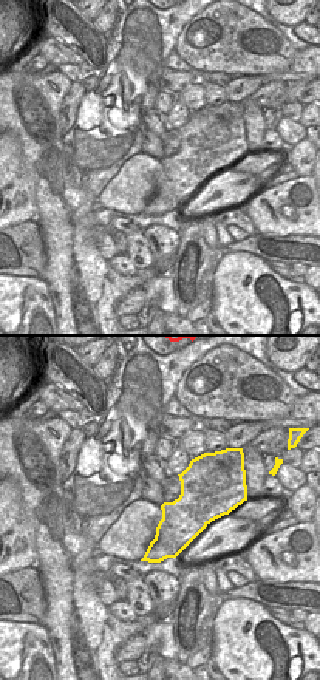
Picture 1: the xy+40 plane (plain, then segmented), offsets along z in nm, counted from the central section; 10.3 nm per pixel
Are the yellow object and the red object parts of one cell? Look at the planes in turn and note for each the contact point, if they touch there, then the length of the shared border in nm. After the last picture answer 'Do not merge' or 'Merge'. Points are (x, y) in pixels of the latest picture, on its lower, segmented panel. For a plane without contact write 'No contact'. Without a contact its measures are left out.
No contact

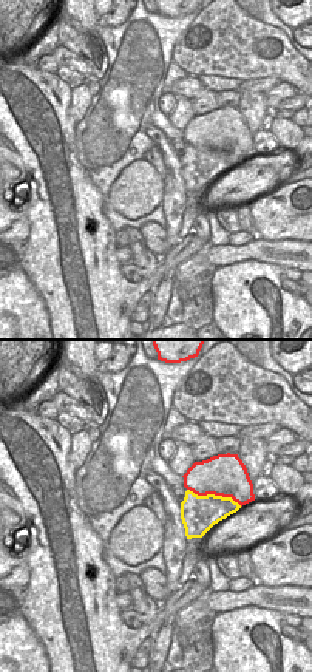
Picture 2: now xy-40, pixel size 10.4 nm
Touches yellow at (213, 495). Shared border 600 nm

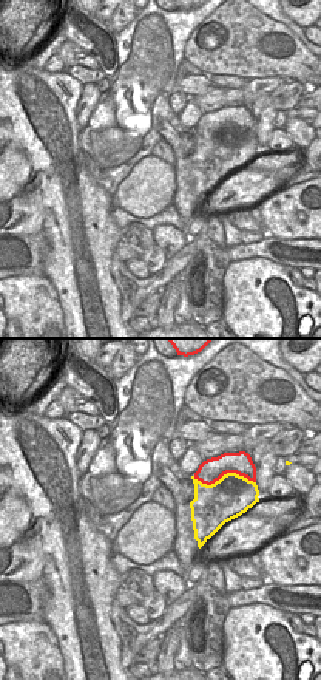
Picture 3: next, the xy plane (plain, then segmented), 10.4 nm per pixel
Touches yellow at (224, 475). Shared border 650 nm

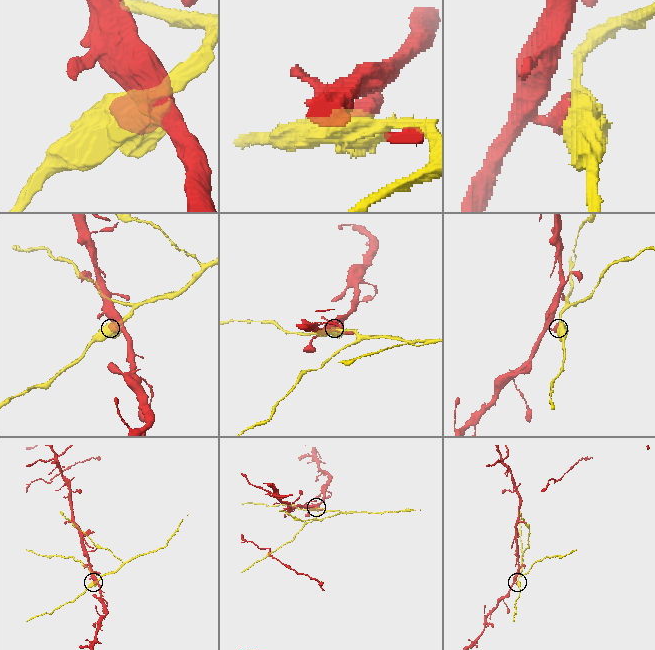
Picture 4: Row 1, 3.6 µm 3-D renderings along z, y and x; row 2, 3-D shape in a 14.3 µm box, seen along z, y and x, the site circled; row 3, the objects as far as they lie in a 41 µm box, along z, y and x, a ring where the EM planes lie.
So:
Do not merge

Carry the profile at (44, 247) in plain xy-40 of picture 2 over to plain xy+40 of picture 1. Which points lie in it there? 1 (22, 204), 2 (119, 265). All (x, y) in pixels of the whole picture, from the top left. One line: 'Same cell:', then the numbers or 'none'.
Same cell: none

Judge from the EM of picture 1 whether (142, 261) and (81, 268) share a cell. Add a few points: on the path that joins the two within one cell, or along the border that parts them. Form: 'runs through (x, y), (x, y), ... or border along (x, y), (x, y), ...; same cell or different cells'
border along (150, 266), (138, 271); different cells

